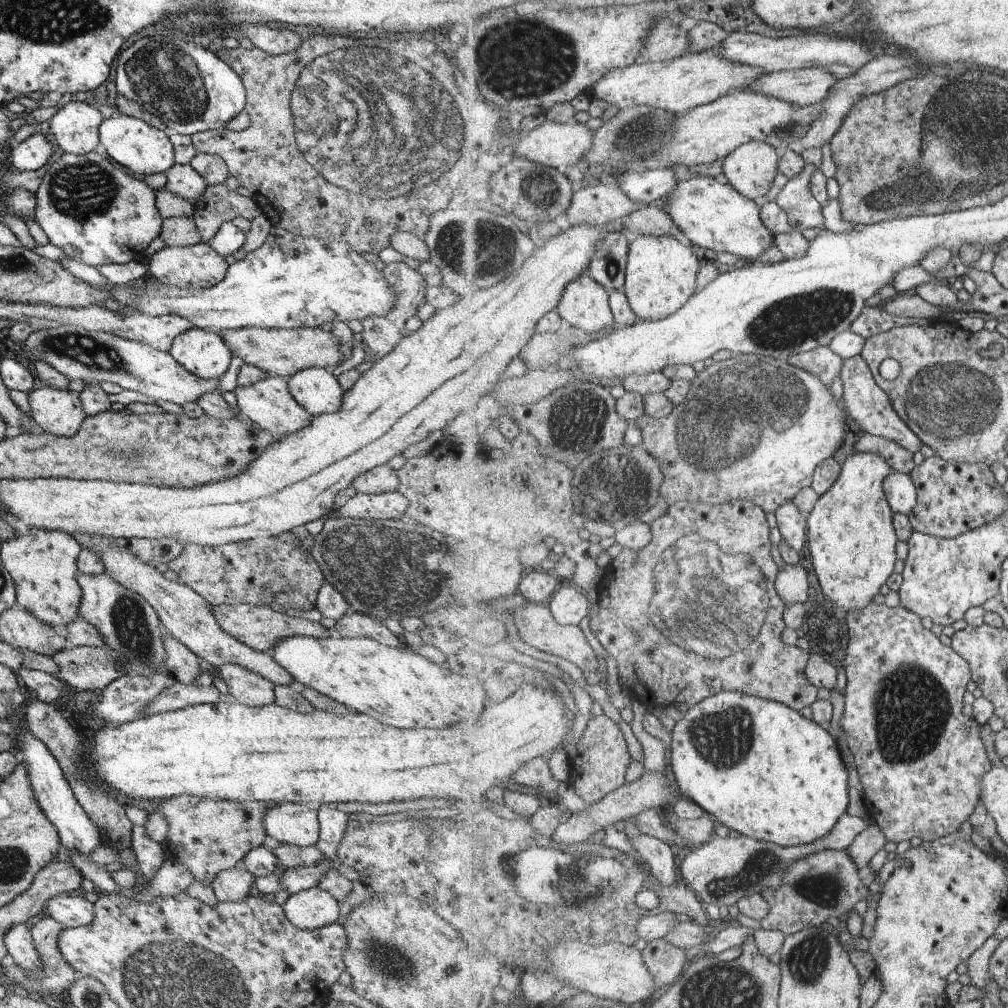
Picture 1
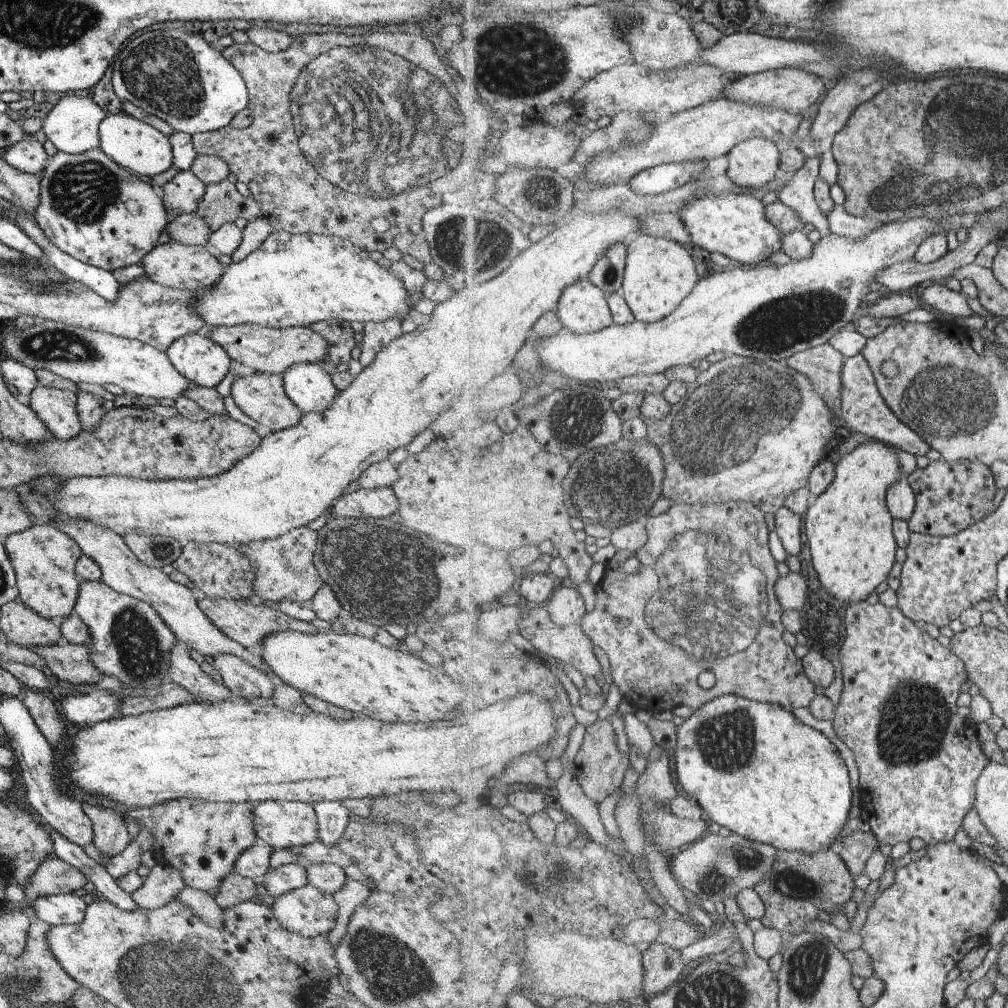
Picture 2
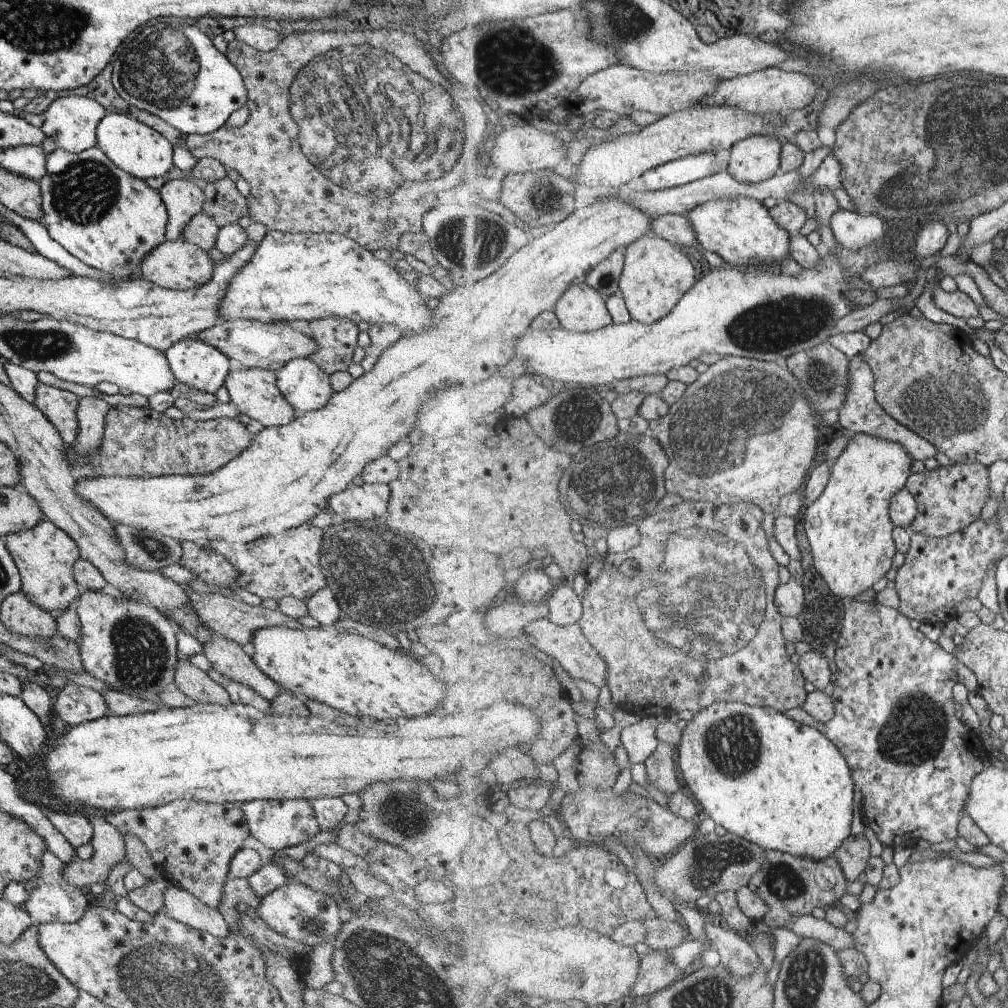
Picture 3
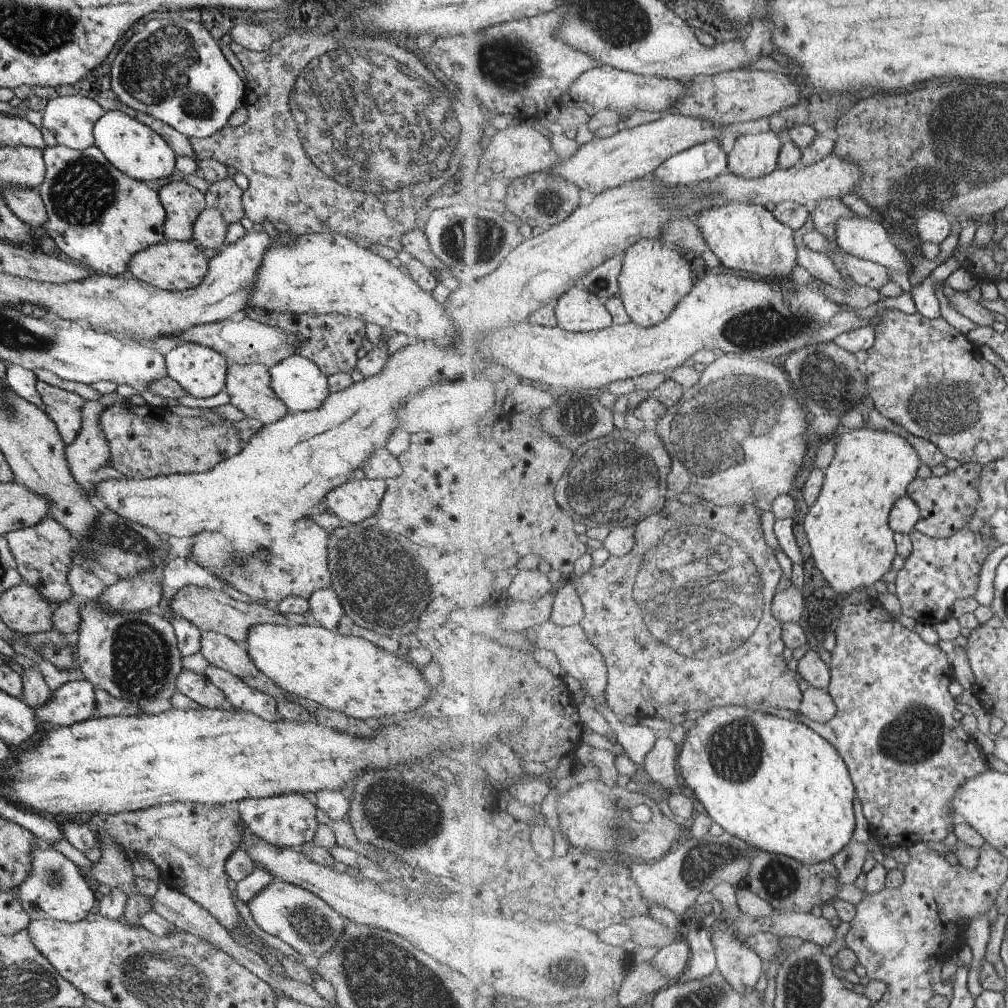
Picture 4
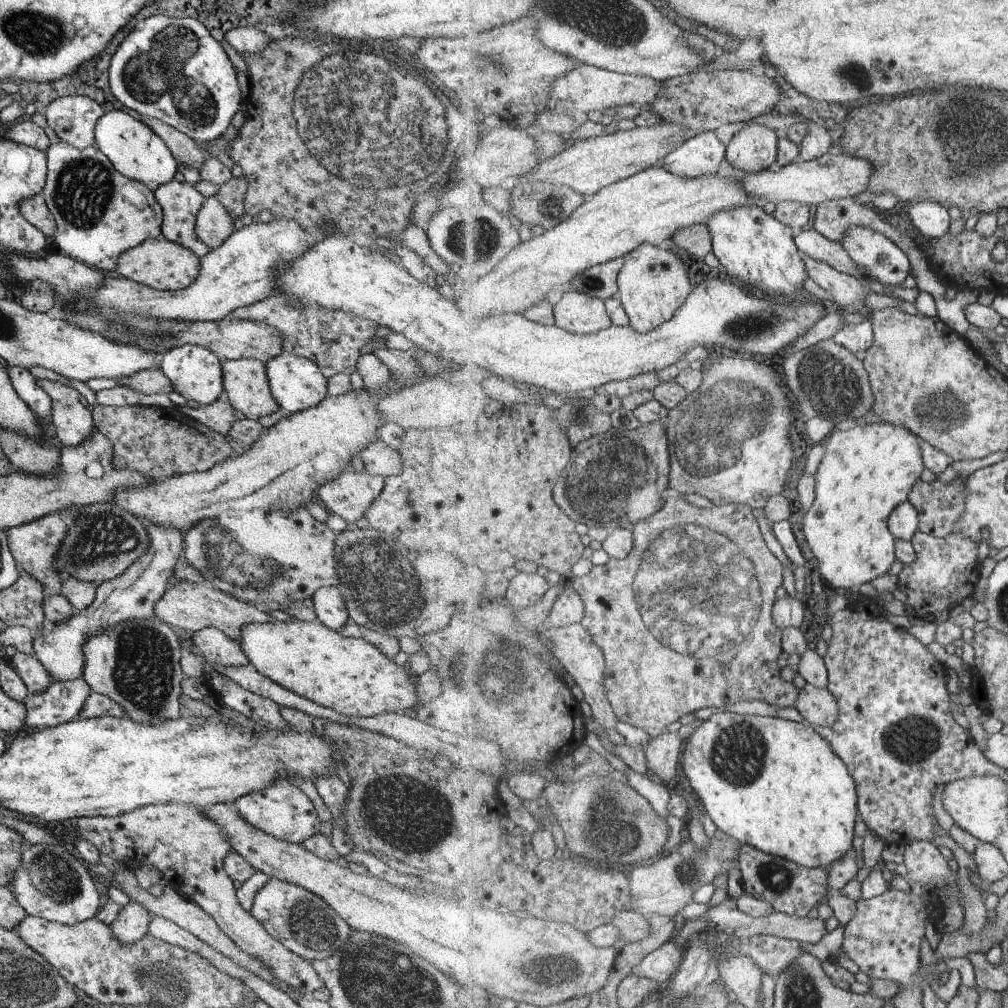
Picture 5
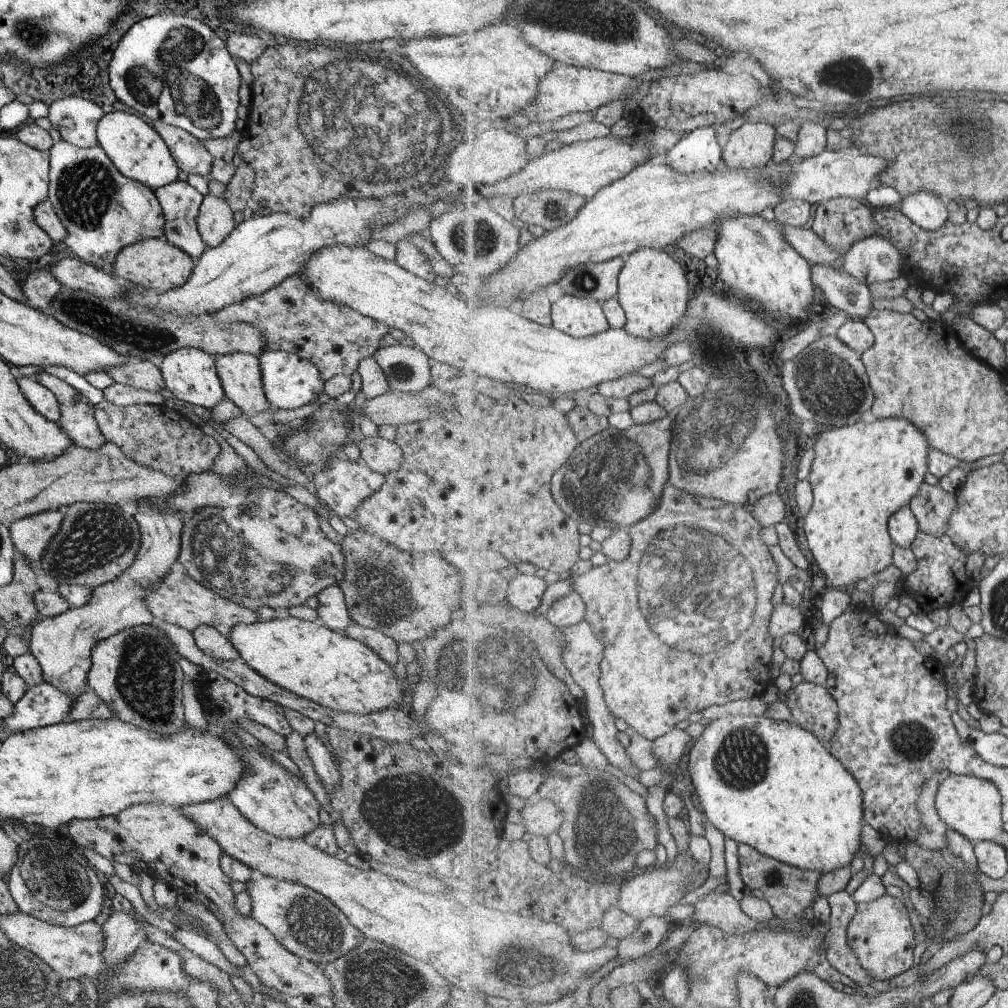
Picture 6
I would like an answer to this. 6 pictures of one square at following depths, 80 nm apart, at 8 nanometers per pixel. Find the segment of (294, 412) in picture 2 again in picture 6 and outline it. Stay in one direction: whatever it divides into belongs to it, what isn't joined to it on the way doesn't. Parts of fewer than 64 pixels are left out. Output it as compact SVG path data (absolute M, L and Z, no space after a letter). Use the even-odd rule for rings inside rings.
M233 353L214 357L214 363L225 398L241 412L272 409L262 389L258 358L249 353Z

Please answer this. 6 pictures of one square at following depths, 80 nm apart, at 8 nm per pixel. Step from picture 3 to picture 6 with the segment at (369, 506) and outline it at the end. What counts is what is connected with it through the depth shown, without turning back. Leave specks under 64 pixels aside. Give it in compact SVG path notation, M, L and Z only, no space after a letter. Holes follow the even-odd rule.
M333 458L326 468L312 476L311 486L315 487L316 500L339 518L353 518L355 509L383 484L384 475L369 470L365 464Z

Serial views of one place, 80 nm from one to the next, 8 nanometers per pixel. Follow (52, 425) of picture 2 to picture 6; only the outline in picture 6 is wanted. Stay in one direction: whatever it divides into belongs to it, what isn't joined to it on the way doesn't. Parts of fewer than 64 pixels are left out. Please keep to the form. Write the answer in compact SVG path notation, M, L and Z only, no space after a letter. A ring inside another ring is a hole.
M48 373L31 376L35 382L54 394L60 417L55 423L67 439L77 446L94 449L105 442L94 419L94 406L82 398L69 384Z

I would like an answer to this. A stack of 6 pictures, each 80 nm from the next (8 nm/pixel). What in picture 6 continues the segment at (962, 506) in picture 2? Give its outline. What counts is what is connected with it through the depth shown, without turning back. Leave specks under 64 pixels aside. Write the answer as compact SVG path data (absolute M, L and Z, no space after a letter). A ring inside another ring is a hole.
M925 481L909 505L921 531L942 537L948 531L952 514L957 511L957 491L946 492L941 486Z

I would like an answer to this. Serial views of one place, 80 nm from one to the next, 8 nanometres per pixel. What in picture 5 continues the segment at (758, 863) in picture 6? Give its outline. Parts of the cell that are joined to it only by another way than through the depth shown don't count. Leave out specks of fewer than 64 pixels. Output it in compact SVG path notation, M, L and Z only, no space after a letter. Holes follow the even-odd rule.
M751 845L742 846L739 861L744 888L753 892L757 898L768 899L773 902L773 904L776 904L776 911L789 913L790 915L799 915L803 918L806 917L815 906L818 906L823 901L827 901L831 894L828 881L831 866L829 866L829 868L806 867L790 861L789 859L763 852Z

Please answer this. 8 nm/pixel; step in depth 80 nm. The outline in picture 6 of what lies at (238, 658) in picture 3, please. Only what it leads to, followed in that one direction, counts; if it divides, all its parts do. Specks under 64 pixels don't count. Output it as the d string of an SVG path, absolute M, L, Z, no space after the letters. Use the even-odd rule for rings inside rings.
M199 625L195 630L192 630L191 634L195 646L203 654L211 658L222 661L234 661L240 657L230 640L212 626Z

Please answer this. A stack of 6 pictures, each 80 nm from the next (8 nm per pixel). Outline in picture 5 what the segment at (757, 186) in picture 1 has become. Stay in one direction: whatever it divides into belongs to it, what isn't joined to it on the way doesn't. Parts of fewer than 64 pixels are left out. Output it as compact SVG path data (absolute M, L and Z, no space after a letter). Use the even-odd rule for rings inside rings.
M750 124L729 142L726 160L737 172L761 173L778 160L781 132Z

